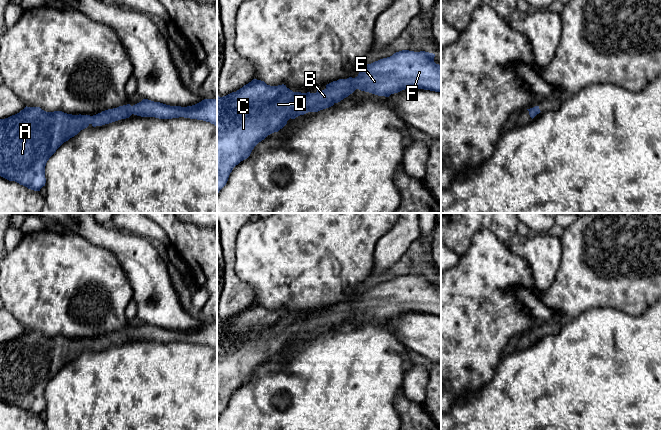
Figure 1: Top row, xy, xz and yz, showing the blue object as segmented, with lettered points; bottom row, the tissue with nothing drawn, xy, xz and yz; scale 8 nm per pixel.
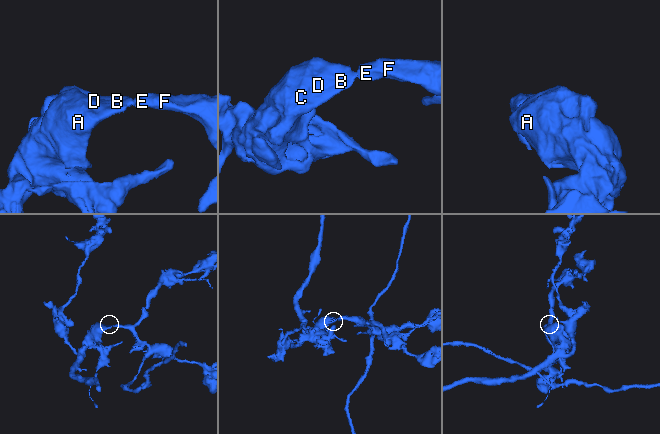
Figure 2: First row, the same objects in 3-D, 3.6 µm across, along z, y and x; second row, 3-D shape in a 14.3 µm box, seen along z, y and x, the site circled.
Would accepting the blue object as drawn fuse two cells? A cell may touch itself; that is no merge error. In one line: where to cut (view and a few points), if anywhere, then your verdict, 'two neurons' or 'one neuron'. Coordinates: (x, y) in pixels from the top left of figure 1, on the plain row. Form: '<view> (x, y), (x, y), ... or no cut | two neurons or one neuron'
no cut | one neuron

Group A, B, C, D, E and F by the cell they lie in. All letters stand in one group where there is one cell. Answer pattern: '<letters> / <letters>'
A B C D E F

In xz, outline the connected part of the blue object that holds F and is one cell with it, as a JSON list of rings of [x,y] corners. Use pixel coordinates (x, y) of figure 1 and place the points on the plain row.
[[[402,274],[390,281],[367,288],[359,295],[358,300],[355,302],[349,301],[333,305],[327,308],[324,314],[317,314],[316,317],[293,316],[284,308],[270,310],[264,305],[253,303],[236,316],[223,321],[217,319],[217,419],[226,409],[233,392],[241,385],[247,383],[259,366],[264,364],[268,359],[282,353],[290,342],[295,343],[308,336],[318,336],[329,332],[348,321],[356,313],[385,321],[389,321],[391,318],[398,317],[407,312],[441,316],[441,289],[434,286],[434,281],[435,278],[425,275],[414,276]]]

